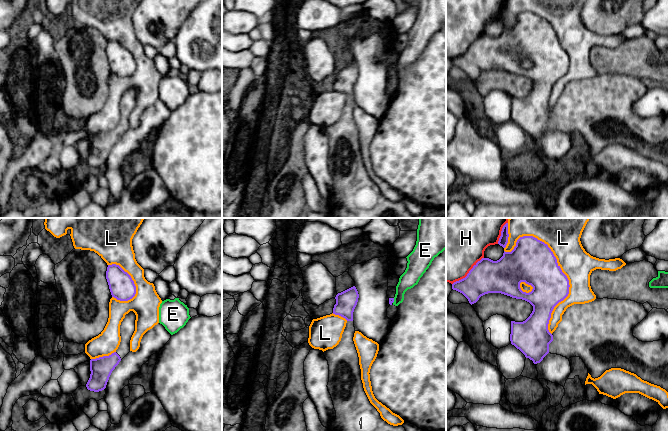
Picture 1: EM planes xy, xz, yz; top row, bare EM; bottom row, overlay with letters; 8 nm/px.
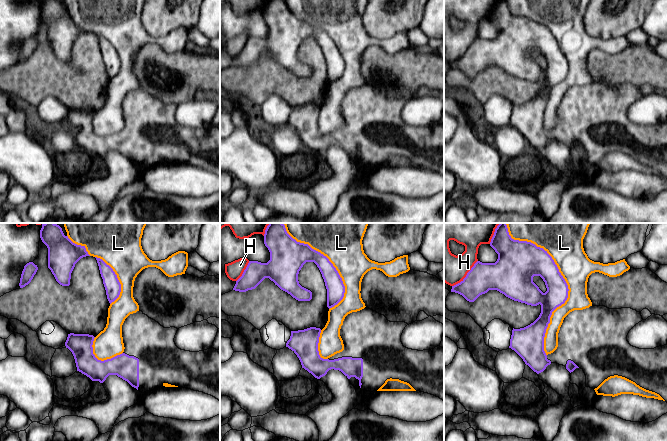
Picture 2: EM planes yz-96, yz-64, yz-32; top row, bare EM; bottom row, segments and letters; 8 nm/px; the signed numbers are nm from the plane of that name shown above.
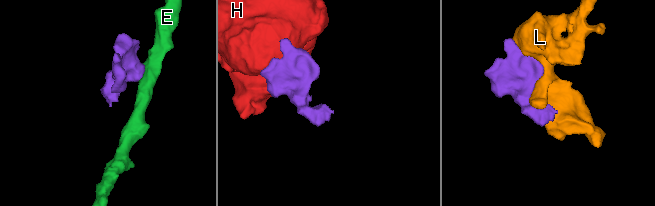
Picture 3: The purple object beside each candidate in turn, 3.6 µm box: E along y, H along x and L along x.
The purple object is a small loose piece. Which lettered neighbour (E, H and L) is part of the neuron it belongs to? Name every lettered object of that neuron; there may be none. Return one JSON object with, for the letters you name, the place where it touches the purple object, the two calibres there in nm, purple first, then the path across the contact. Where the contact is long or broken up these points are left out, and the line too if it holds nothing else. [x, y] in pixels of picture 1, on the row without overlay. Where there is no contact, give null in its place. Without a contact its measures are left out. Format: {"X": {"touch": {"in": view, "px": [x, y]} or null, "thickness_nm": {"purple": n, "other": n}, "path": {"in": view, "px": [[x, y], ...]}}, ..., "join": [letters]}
{"join": []}

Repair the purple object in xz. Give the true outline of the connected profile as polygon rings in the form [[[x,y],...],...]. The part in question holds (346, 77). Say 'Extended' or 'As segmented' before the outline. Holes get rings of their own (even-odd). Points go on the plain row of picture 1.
Extended. [[[355,62],[336,71],[333,90],[345,94],[347,99],[339,120],[323,128],[329,141],[327,163],[336,187],[336,195],[328,203],[332,218],[422,218],[412,215],[402,201],[393,202],[384,197],[364,167],[359,133],[353,117],[355,109],[353,88],[358,74]]]

